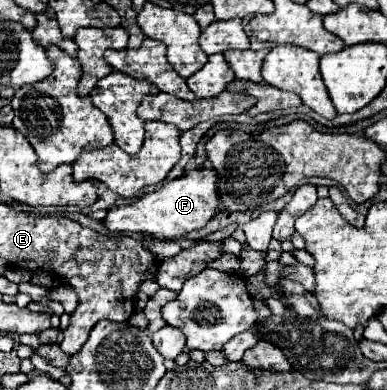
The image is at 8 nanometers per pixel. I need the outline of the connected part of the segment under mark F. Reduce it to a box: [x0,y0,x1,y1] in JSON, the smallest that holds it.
[102,169,220,239]

